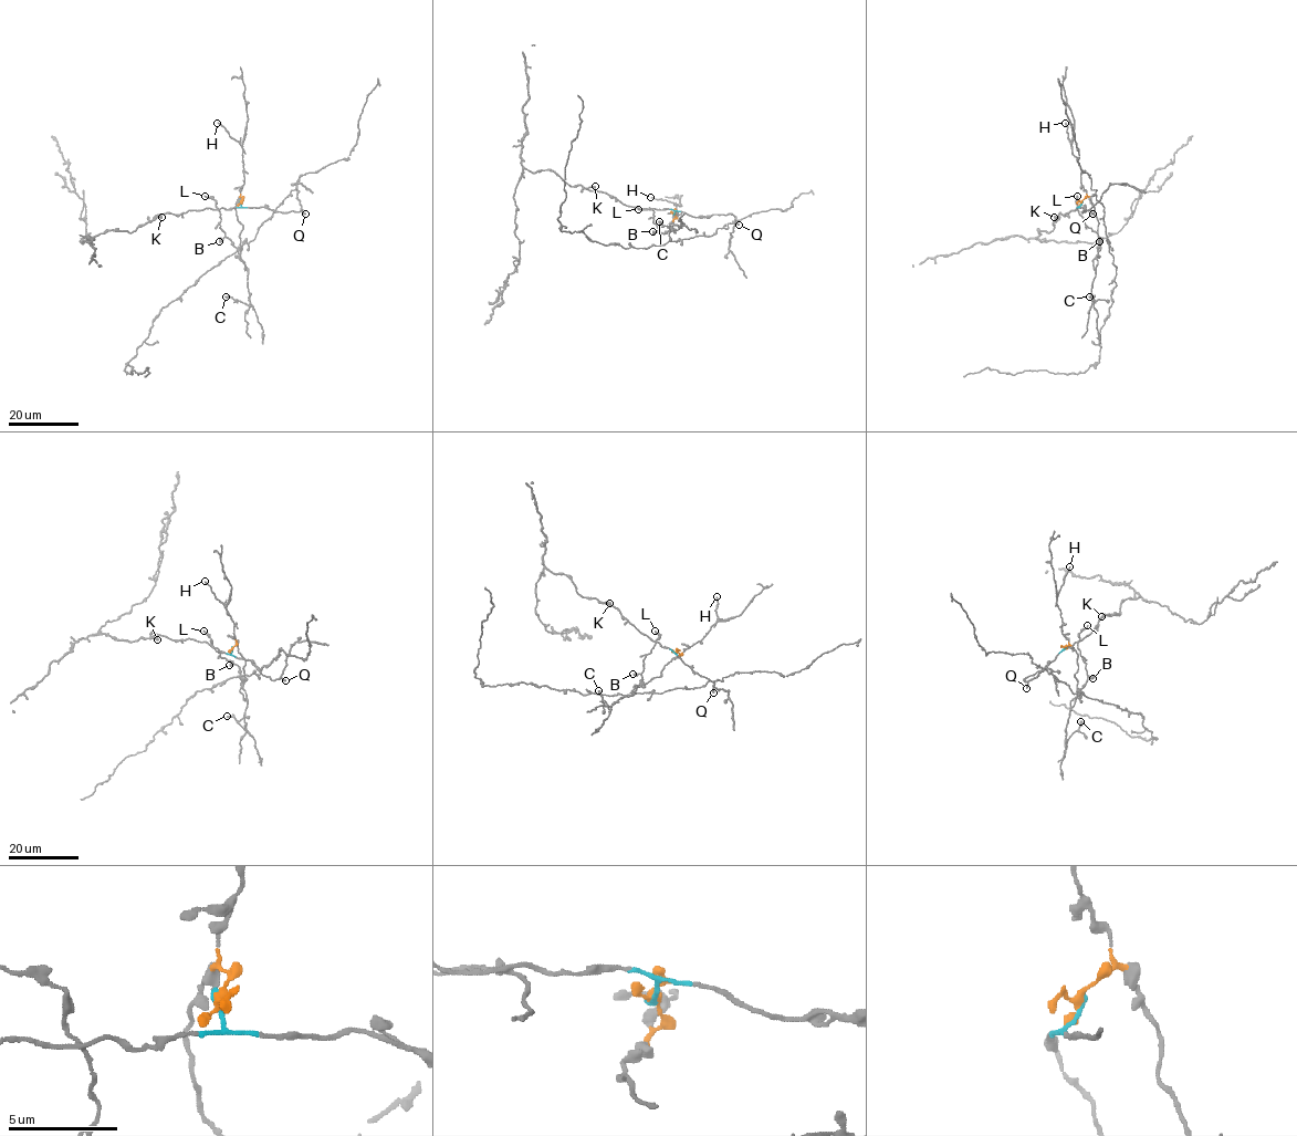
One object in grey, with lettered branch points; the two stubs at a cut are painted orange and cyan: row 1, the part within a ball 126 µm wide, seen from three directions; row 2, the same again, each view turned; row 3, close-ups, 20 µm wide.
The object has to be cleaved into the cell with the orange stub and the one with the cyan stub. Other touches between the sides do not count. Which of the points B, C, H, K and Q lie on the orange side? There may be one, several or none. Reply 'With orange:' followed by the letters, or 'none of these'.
With orange: B, C, H

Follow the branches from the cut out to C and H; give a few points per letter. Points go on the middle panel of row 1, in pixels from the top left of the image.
C: (673, 214), (676, 217), (668, 226), (672, 230), (681, 228), (681, 223), (684, 226), (662, 226), (658, 221)
H: (673, 214), (673, 218), (678, 212), (676, 204), (650, 197)

